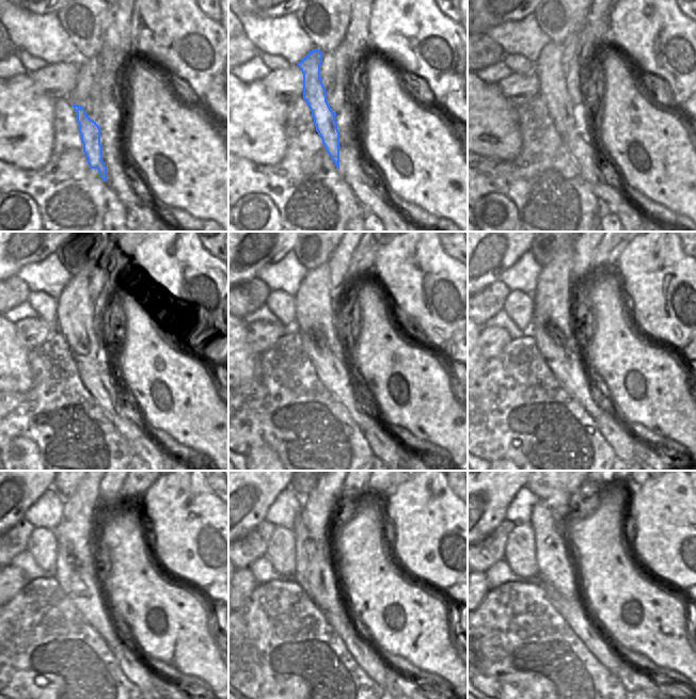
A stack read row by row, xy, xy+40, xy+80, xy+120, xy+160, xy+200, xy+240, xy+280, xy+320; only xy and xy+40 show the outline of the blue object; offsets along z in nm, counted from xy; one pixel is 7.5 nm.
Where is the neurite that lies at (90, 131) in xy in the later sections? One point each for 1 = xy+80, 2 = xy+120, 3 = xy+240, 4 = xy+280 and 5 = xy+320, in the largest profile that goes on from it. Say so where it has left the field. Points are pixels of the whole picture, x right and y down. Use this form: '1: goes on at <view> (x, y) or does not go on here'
1: goes on at xy+80 (553, 90)
2: goes on at xy+120 (75, 322)
3: goes on at xy+240 (75, 530)
4: goes on at xy+280 (318, 506)
5: goes on at xy+320 (558, 504)

